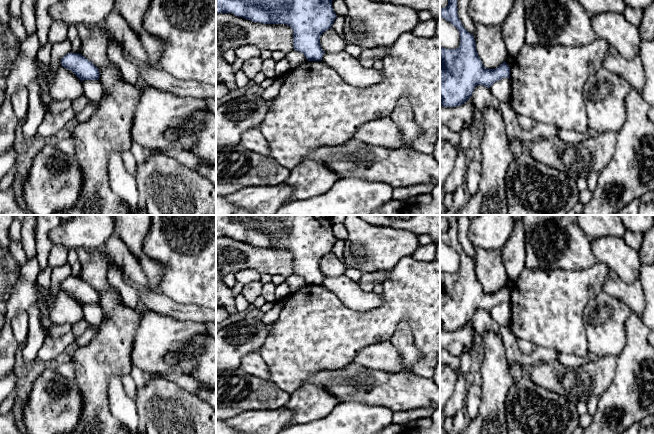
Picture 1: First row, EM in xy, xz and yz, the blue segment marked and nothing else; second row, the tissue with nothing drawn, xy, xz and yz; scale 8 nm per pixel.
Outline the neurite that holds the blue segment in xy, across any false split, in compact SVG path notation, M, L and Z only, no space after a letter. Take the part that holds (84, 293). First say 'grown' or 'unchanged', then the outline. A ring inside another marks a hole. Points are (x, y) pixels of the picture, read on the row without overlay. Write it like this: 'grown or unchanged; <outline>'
unchanged; M68 277L61 283L62 291L71 294L81 305L98 304L98 292L81 278Z

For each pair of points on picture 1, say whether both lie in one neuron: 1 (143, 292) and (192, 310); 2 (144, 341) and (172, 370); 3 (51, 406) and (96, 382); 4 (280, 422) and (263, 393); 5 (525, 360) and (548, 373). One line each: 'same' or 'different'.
1: same
2: same
3: different
4: different
5: different

